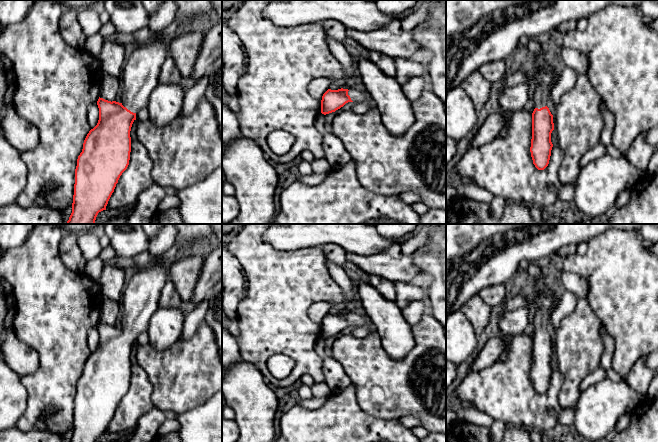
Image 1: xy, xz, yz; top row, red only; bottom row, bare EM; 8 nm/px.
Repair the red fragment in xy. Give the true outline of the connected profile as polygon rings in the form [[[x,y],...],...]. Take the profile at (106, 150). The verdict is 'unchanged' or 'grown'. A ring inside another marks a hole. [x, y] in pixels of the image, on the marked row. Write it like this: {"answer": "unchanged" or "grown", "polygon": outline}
{"answer": "grown", "polygon": [[[164,1],[160,4],[157,11],[148,17],[148,28],[152,32],[153,36],[146,45],[133,46],[127,54],[125,64],[123,66],[123,71],[120,76],[120,80],[122,82],[122,102],[111,102],[99,97],[97,101],[99,108],[99,120],[97,125],[87,134],[83,143],[82,152],[77,159],[72,213],[66,224],[95,224],[98,213],[106,210],[108,201],[114,192],[120,176],[129,165],[131,152],[130,131],[133,122],[136,120],[136,112],[142,108],[147,108],[150,94],[159,84],[158,78],[161,67],[168,54],[168,48],[164,44],[162,31],[174,22],[176,13],[176,3],[173,1]]]}

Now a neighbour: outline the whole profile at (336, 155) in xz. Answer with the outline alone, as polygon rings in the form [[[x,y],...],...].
[[[320,113],[315,122],[315,128],[323,135],[322,148],[325,159],[331,170],[339,169],[352,160],[351,155],[345,149],[342,141],[330,135],[329,128],[326,126],[325,115]]]

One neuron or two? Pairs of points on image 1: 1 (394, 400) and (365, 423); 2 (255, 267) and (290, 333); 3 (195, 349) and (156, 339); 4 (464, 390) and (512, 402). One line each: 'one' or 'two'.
1: two
2: one
3: two
4: one

